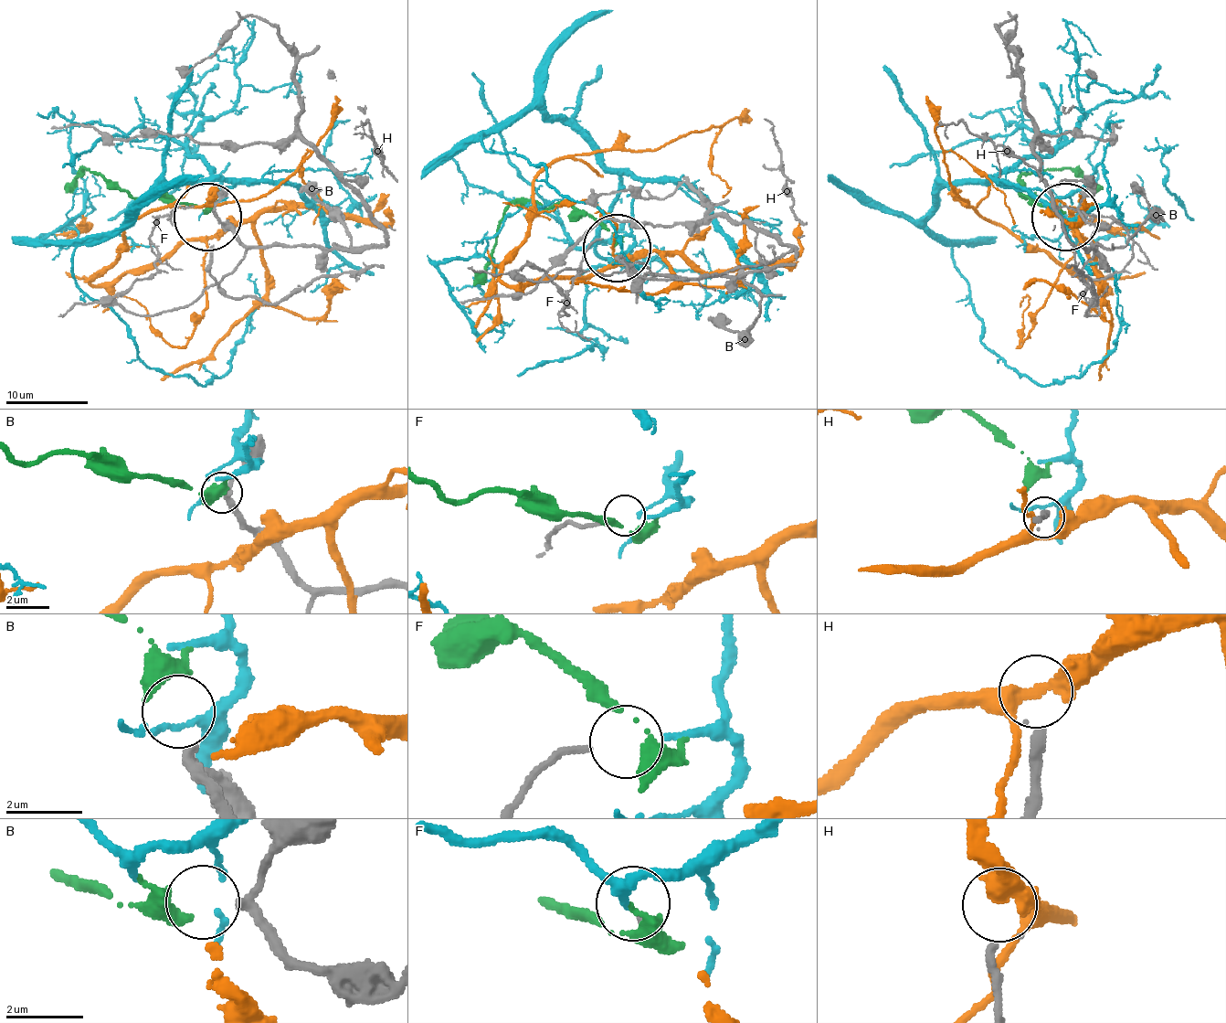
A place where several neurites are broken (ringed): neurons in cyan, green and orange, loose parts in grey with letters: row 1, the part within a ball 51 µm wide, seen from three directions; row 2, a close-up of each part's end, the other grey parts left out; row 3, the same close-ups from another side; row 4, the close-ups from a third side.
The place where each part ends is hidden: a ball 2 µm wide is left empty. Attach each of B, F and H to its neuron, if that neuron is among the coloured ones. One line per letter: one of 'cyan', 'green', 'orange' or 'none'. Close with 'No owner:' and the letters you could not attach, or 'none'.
B: green
F: cyan
H: none
No owner: H

